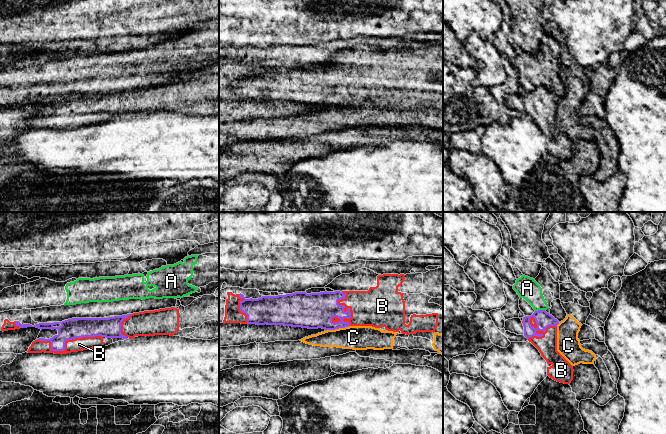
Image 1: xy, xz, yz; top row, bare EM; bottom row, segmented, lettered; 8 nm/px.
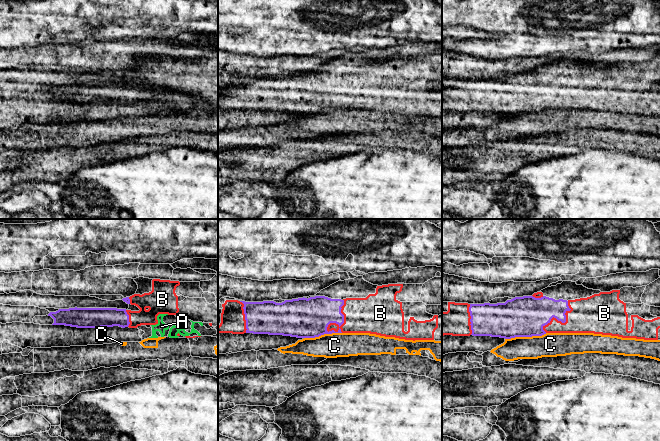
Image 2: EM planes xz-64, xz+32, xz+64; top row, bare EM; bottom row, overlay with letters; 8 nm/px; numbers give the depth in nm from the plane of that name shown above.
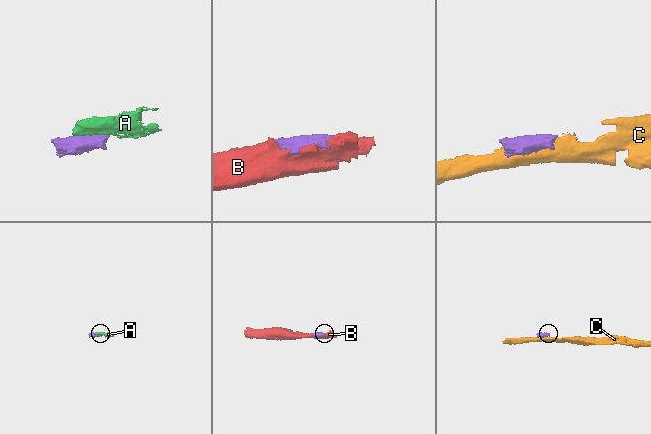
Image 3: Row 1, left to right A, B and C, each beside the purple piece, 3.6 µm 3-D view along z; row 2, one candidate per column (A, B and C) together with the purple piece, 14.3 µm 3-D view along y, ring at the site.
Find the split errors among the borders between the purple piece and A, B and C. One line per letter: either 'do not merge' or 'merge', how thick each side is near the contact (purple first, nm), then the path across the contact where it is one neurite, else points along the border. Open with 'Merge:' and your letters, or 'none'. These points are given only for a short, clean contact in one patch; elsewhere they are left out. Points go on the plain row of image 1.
Merge: B
A: do not merge; calibres 130 and 180 nm
B: merge; calibres 280 and 300 nm
C: do not merge; calibres 280 and 190 nm

